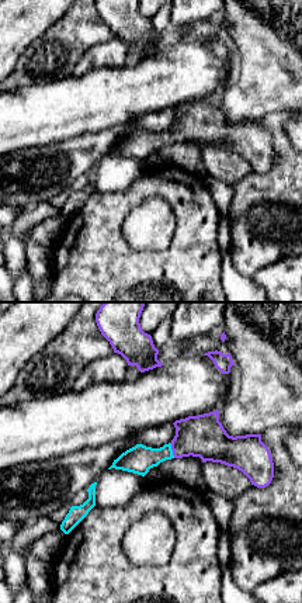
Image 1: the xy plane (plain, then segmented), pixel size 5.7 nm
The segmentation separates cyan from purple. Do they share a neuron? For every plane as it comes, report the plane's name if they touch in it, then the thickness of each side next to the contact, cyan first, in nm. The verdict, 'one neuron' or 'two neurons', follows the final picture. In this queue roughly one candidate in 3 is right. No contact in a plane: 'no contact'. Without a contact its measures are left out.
xy | 160/240 nm

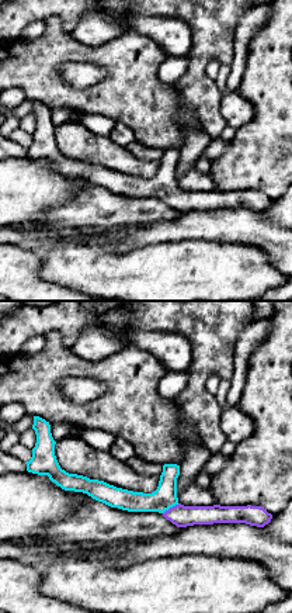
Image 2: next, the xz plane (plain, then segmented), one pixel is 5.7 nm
xz | 140/120 nm

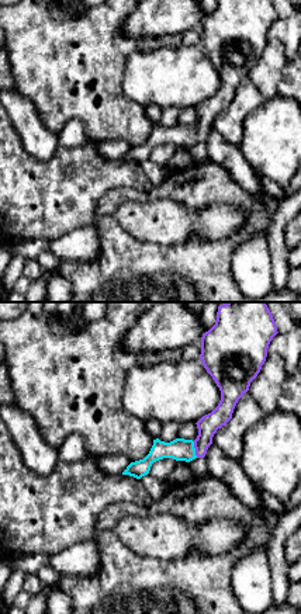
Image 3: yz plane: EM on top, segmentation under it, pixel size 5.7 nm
yz | 130/120 nm

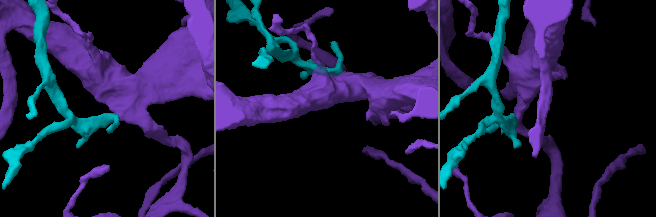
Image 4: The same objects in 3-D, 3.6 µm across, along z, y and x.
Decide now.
one neuron

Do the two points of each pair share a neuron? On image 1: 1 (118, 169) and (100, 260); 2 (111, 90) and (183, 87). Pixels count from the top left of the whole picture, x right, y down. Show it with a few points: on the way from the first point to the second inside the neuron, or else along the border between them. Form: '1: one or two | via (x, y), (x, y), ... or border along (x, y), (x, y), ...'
1: two | border along (142, 174), (120, 191), (96, 191)
2: one | via (129, 90), (165, 87)

